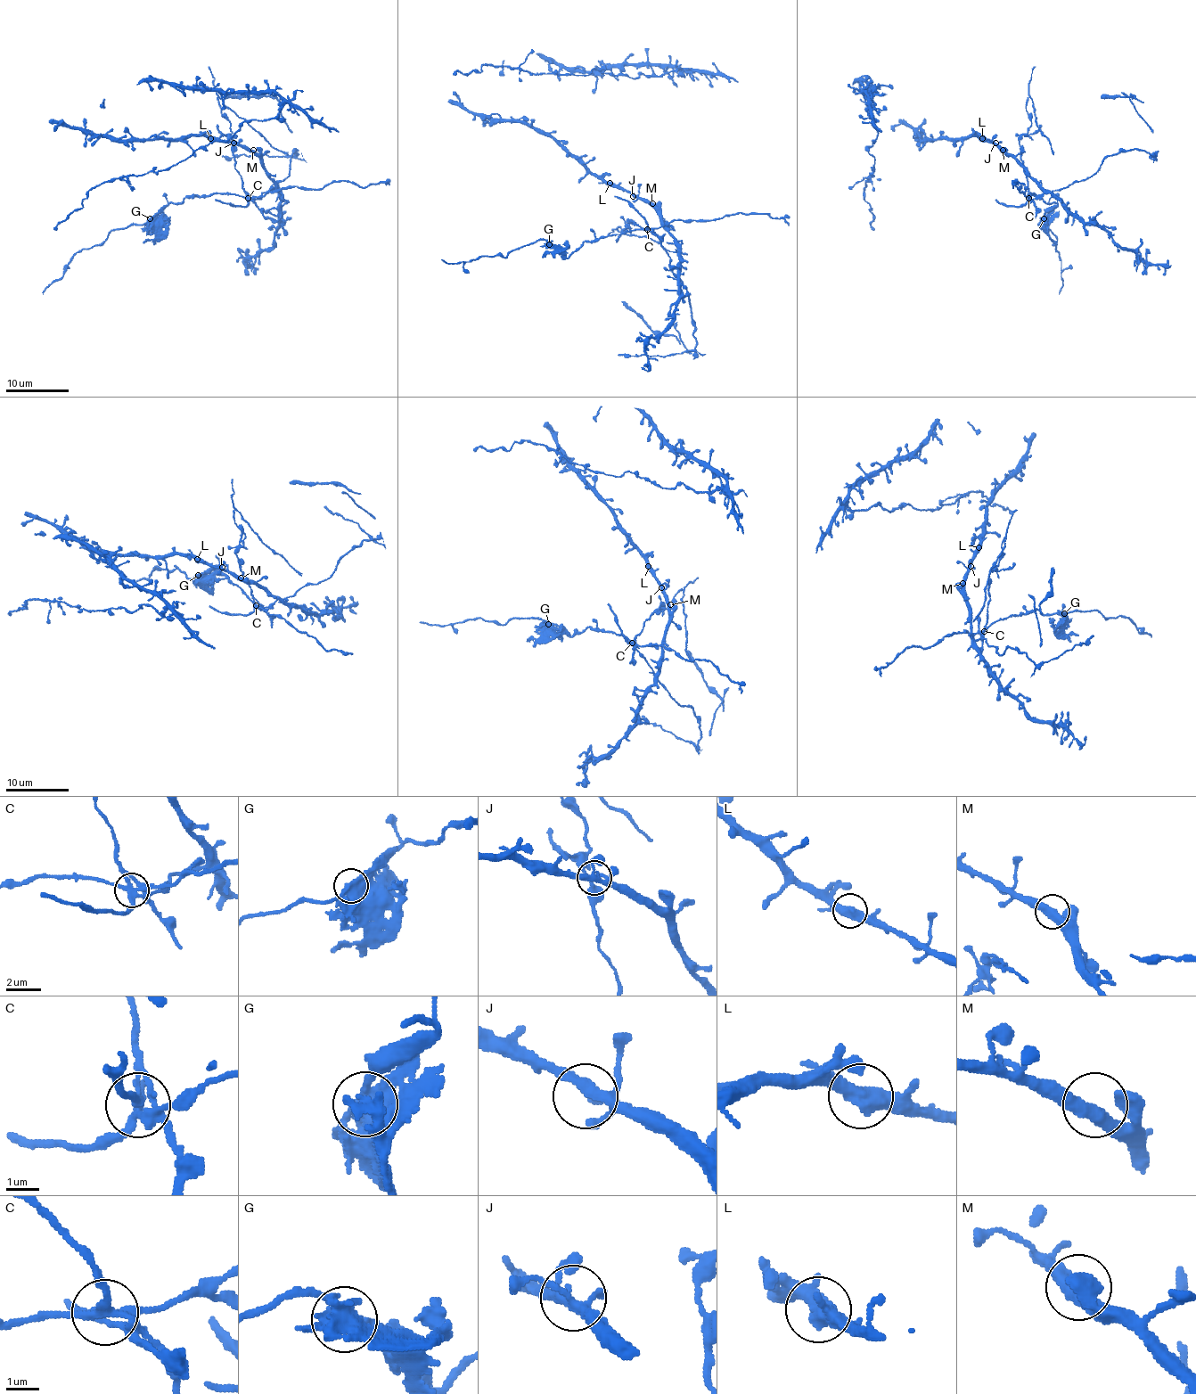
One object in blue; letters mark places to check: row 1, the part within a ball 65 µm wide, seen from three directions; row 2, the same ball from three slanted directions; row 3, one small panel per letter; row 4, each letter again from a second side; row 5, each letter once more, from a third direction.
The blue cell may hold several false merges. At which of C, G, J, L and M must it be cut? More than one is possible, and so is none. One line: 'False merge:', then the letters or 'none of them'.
False merge: C, G

